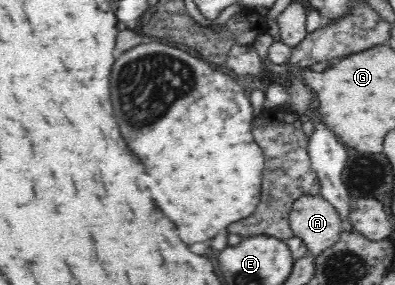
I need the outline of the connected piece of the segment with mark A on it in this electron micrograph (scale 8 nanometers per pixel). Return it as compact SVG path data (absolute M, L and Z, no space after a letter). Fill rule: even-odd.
M301 195L290 212L290 227L293 236L299 238L306 246L309 254L321 256L325 250L339 241L343 231L342 218L336 208L319 195Z

